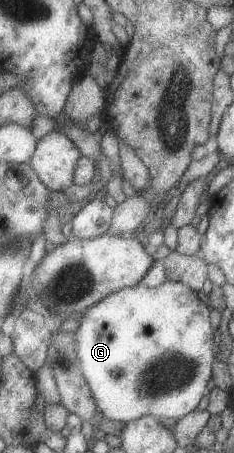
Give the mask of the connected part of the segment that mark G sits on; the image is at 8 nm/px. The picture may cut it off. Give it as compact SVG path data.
M166 281L157 288L149 288L141 282L137 286L121 289L100 303L92 306L89 311L83 313L83 319L79 322L79 327L74 333L76 342L76 361L79 363L80 371L86 380L88 389L92 397L96 400L98 409L103 413L104 418L114 421L122 421L127 424L134 420L139 420L144 416L152 416L159 420L177 419L192 413L199 405L207 383L212 379L212 365L215 359L215 339L214 329L211 326L210 312L208 304L203 303L198 293L192 291L187 285L180 282Z

